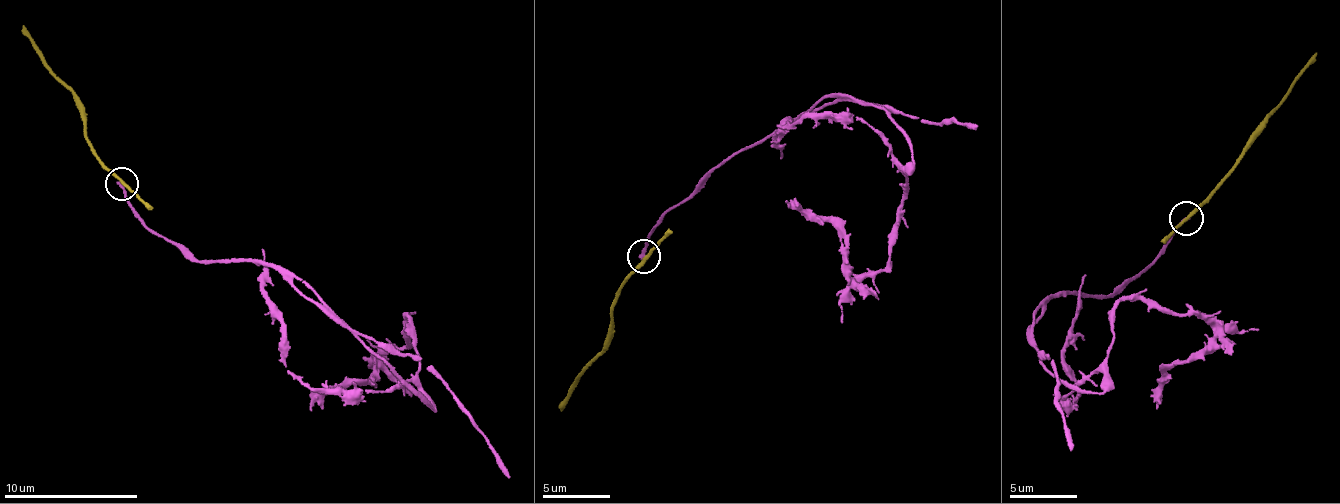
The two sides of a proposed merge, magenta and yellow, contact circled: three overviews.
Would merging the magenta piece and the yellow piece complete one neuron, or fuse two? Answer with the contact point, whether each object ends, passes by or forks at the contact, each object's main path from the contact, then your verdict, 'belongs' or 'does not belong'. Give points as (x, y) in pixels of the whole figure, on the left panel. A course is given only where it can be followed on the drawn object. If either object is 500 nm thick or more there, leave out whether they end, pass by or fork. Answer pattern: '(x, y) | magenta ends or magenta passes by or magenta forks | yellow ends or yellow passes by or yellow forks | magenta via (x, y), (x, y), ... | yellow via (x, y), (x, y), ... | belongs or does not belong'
(121, 183) | magenta ends | yellow passes by | magenta via (121, 183), (198, 260), (289, 268), (432, 407), (410, 315), (409, 344), (310, 412) | yellow via (121, 183), (85, 135), (84, 111), (71, 86), (22, 25) | does not belong

